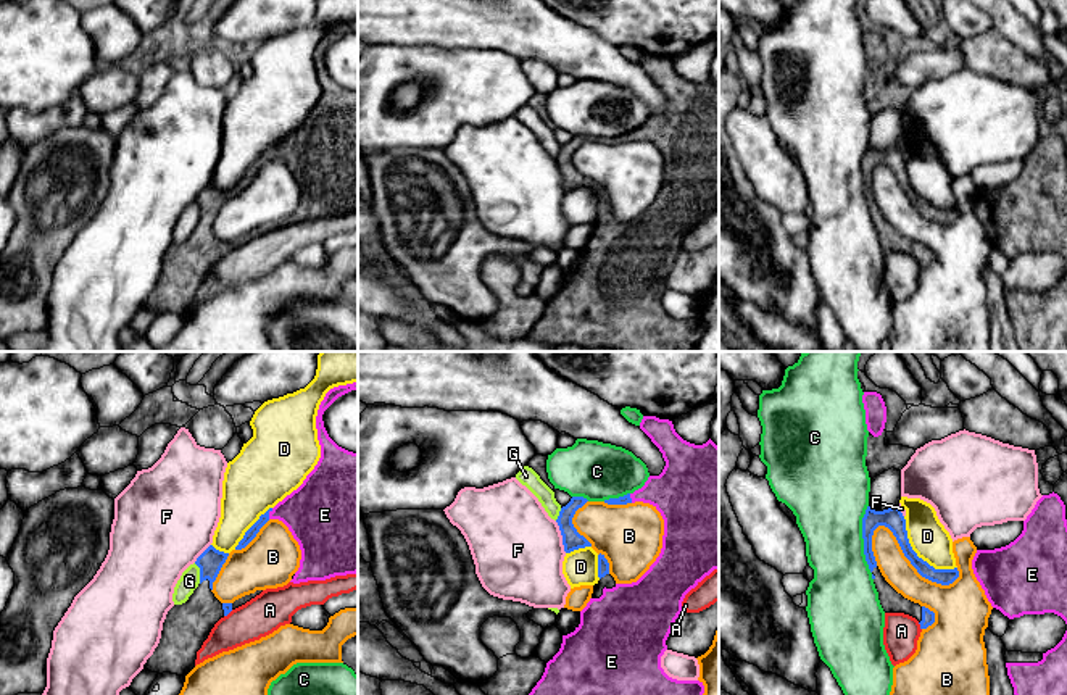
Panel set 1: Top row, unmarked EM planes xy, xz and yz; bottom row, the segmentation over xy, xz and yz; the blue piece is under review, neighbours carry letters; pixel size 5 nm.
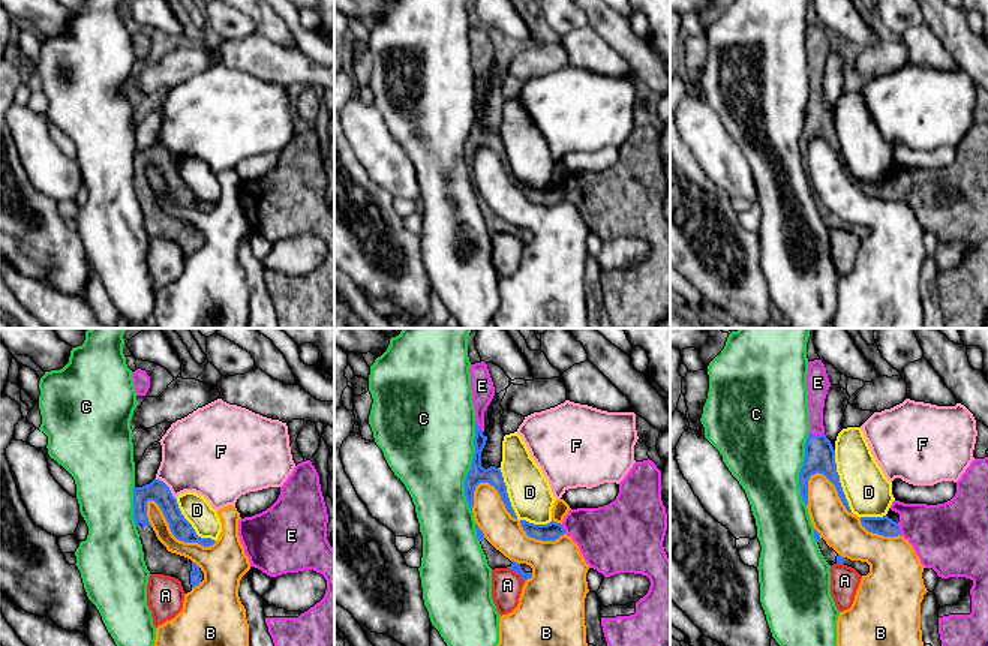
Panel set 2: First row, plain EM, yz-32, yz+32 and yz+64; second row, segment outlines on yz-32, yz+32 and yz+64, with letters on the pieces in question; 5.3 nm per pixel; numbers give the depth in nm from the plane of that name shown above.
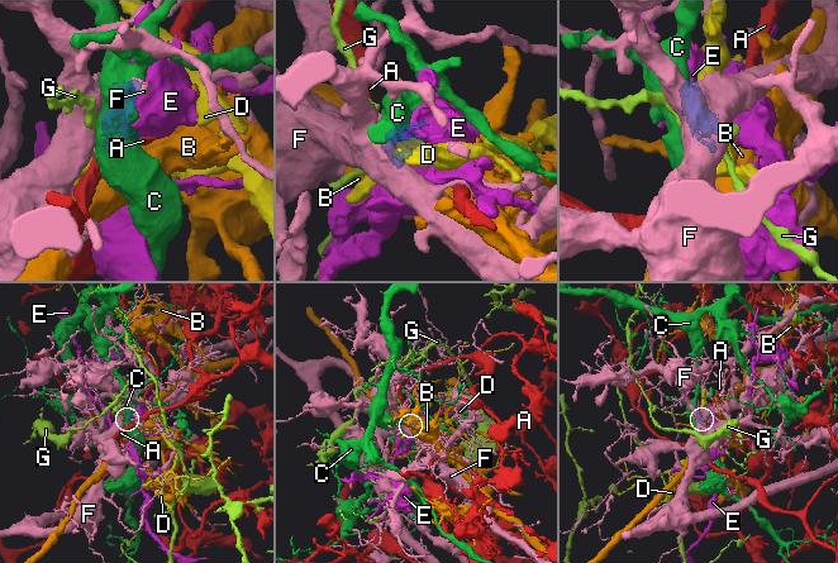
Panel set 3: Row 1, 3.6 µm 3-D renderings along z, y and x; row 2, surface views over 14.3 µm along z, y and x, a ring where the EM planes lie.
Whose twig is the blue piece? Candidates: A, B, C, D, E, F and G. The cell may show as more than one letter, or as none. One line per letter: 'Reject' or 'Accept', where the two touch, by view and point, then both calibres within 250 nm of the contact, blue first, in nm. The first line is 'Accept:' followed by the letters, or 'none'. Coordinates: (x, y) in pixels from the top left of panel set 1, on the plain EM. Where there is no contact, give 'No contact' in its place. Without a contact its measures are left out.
Accept: E
A: Reject. Touches blue at yz (921, 265). Thickness 60 nm (blue) against 180 nm
B: Reject. Touches blue at yz (911, 202). Thickness 110 nm (blue) against 160 nm
C: Reject. Touches blue at yz (864, 181). Thickness 110 nm (blue) against 340 nm
D: Reject. Touches blue at yz (916, 194). Thickness 110 nm (blue) against 190 nm
E: Accept. Touches blue at xy (268, 152). Thickness 60 nm (blue) against 320 nm
F: Reject. Touches blue at xz (563, 176). Thickness 100 nm (blue) against 460 nm
G: Reject. Touches blue at xy (200, 212). Thickness 120 nm (blue) against 100 nm

